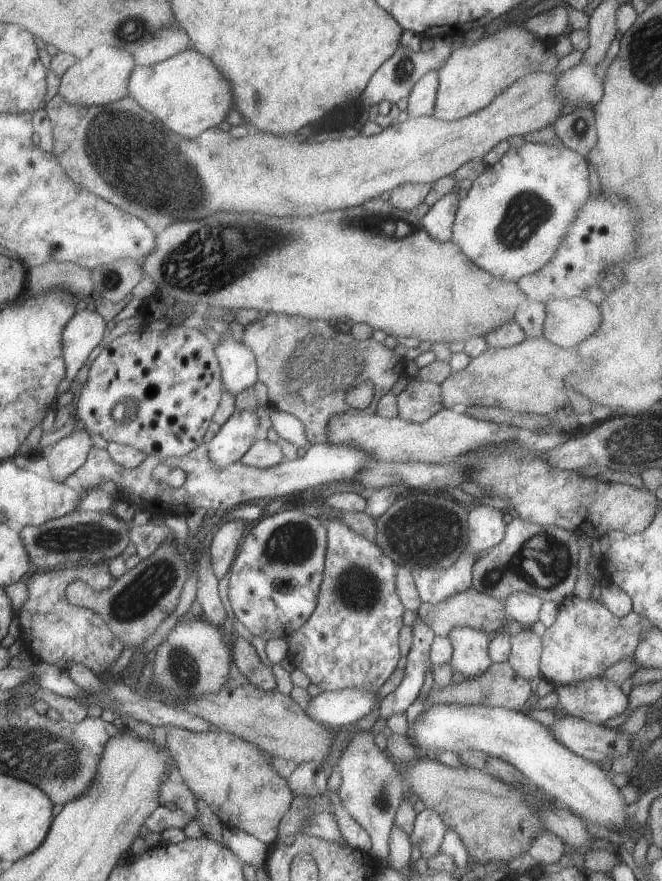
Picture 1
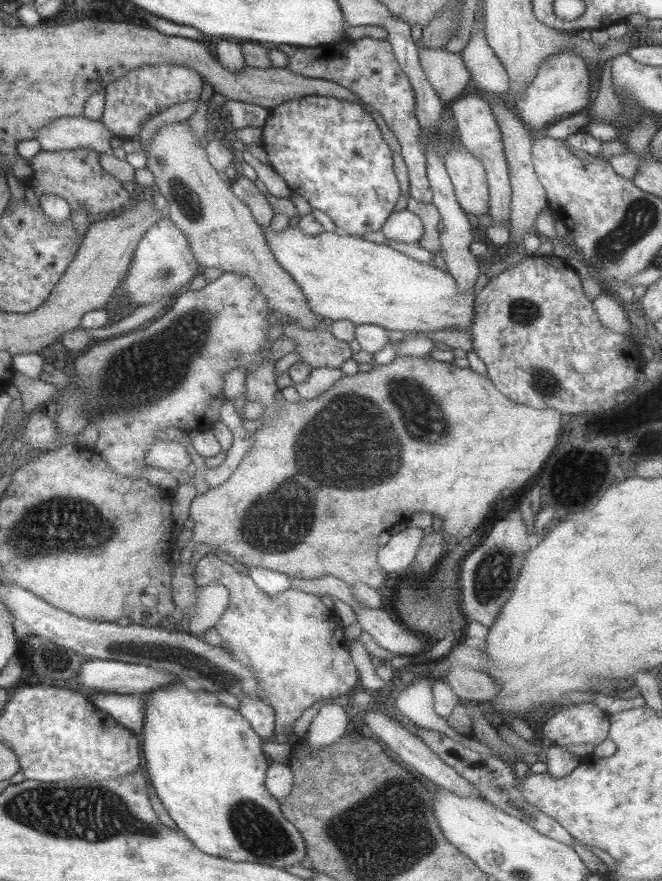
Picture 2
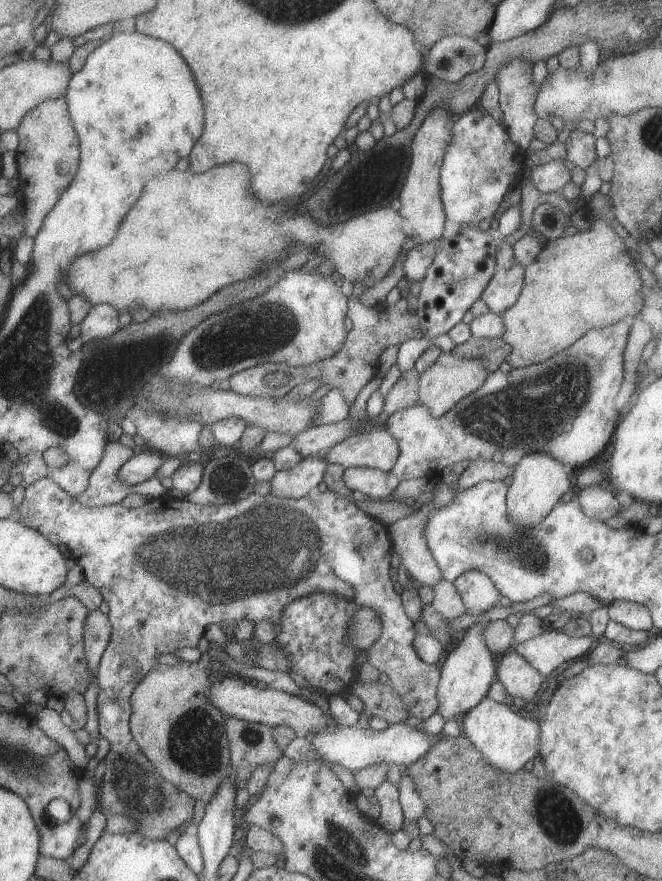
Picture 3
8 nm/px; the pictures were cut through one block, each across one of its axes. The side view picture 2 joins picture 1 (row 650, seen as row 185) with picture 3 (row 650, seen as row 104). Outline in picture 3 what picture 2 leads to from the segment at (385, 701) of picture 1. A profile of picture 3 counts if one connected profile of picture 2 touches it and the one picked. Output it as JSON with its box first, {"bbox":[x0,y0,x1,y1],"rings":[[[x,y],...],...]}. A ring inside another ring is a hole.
{"bbox":[15,478,440,840],"rings":[[[42,478],[36,480],[33,484],[26,485],[24,492],[24,501],[18,510],[16,511],[15,518],[27,528],[38,530],[49,542],[52,542],[55,546],[68,547],[72,556],[72,561],[80,566],[83,571],[85,580],[89,581],[94,588],[102,594],[103,601],[110,606],[110,612],[108,612],[107,618],[112,624],[112,636],[108,647],[104,654],[97,671],[98,682],[98,695],[96,711],[98,714],[98,729],[100,735],[110,743],[110,752],[105,757],[104,777],[102,778],[101,785],[98,789],[98,809],[104,815],[118,814],[126,816],[139,823],[138,834],[148,840],[170,840],[170,834],[176,829],[187,829],[192,824],[195,800],[190,798],[186,792],[178,789],[174,784],[167,782],[162,774],[154,767],[154,764],[148,760],[148,758],[142,753],[142,750],[138,747],[138,744],[132,737],[130,731],[130,699],[134,693],[136,686],[142,682],[143,677],[152,672],[154,668],[159,667],[158,657],[161,654],[174,654],[176,649],[182,648],[198,648],[200,639],[204,636],[206,628],[210,624],[220,623],[223,620],[235,620],[237,623],[240,620],[250,620],[250,622],[260,622],[262,620],[269,620],[274,625],[274,630],[278,634],[278,624],[280,624],[280,616],[282,616],[282,610],[284,610],[292,600],[298,600],[302,596],[308,596],[314,594],[314,592],[332,592],[334,596],[344,596],[346,600],[352,600],[359,609],[372,608],[378,618],[382,622],[382,634],[378,636],[378,640],[368,648],[364,653],[367,654],[369,664],[372,664],[381,674],[386,674],[390,678],[390,686],[394,688],[395,692],[398,692],[403,703],[406,704],[406,710],[410,716],[415,716],[420,720],[425,720],[431,717],[438,709],[437,689],[440,683],[440,666],[434,664],[427,664],[423,662],[416,653],[413,643],[417,632],[414,629],[414,624],[410,618],[406,615],[403,606],[403,600],[400,594],[394,590],[395,576],[392,571],[391,558],[393,555],[392,544],[390,544],[390,538],[388,536],[388,526],[382,525],[380,521],[374,517],[368,516],[354,504],[349,498],[344,496],[338,496],[336,492],[332,490],[326,490],[326,492],[314,492],[300,499],[283,498],[282,496],[266,495],[261,496],[259,494],[250,494],[243,500],[238,502],[225,503],[219,506],[212,506],[212,504],[194,504],[185,495],[175,495],[173,493],[166,496],[162,496],[156,499],[151,499],[144,506],[140,508],[126,508],[123,503],[118,503],[109,506],[102,507],[88,507],[86,505],[79,504],[74,500],[74,497],[66,493],[53,479]]]}

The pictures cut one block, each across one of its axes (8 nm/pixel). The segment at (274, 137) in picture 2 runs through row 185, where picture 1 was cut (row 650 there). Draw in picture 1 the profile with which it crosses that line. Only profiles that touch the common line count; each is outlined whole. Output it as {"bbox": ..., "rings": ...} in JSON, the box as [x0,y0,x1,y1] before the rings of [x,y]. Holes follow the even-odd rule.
{"bbox":[288,518,405,692],"rings":[[[340,518],[324,521],[327,527],[327,551],[324,580],[318,593],[318,606],[308,622],[290,634],[288,657],[296,668],[303,670],[311,682],[323,691],[346,688],[375,692],[392,676],[398,666],[401,652],[398,647],[398,632],[402,624],[405,608],[398,596],[396,584],[397,564],[388,558],[382,549],[360,536]]]}

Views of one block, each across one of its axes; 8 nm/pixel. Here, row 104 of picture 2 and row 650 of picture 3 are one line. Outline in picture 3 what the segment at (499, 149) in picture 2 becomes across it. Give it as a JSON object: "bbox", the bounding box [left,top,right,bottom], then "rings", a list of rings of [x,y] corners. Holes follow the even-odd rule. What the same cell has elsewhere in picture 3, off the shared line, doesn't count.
{"bbox":[437,624,497,722],"rings":[[[474,624],[459,637],[454,650],[448,654],[446,662],[441,665],[440,683],[437,689],[438,712],[445,722],[455,720],[460,722],[466,712],[476,708],[486,696],[490,687],[496,682],[497,657],[486,648],[486,642],[482,640],[484,624]]]}

